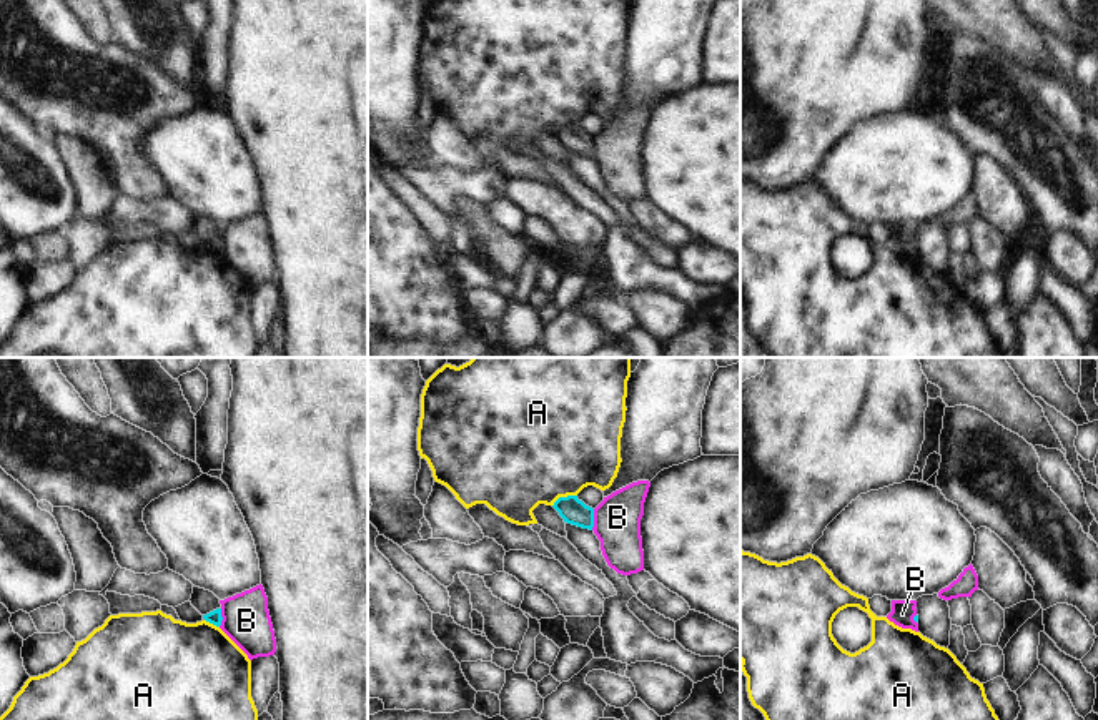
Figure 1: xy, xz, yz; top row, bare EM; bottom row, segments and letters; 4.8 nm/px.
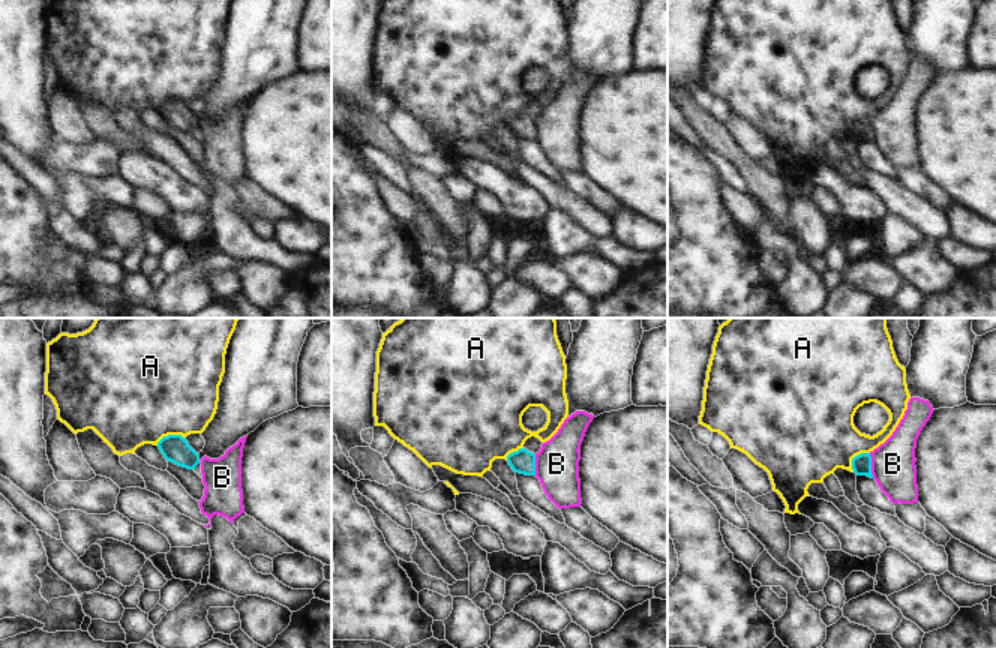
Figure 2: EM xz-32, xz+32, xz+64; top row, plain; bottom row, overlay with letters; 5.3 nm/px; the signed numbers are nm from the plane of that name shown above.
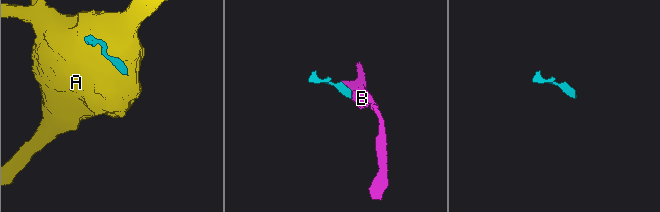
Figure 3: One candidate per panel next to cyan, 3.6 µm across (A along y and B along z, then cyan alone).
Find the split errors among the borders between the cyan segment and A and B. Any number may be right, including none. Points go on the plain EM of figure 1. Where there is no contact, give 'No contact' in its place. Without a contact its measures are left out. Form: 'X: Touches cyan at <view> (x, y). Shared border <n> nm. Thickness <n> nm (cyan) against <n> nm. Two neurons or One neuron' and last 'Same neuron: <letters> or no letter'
A: Touches cyan at xz (563, 125). Shared border 130 nm. Thickness 120 nm (cyan) against 480 nm. Two neurons
B: Touches cyan at xz (593, 147). Shared border 110 nm. Thickness 120 nm (cyan) against 220 nm. Two neurons
Same neuron: no letter

